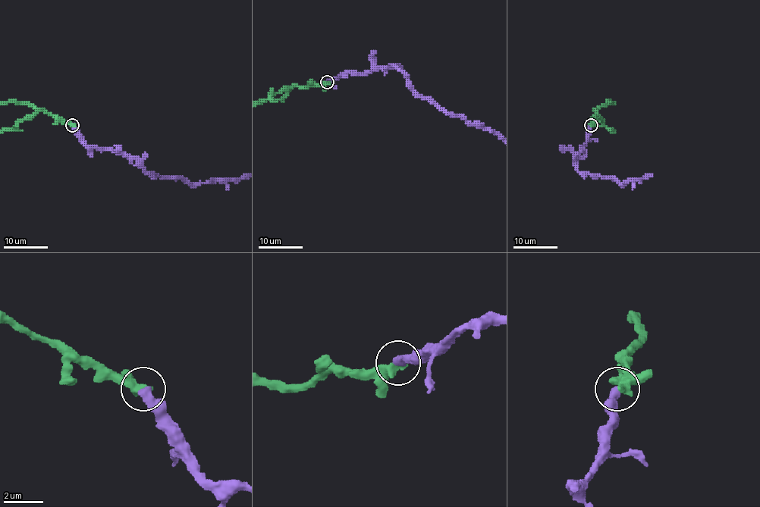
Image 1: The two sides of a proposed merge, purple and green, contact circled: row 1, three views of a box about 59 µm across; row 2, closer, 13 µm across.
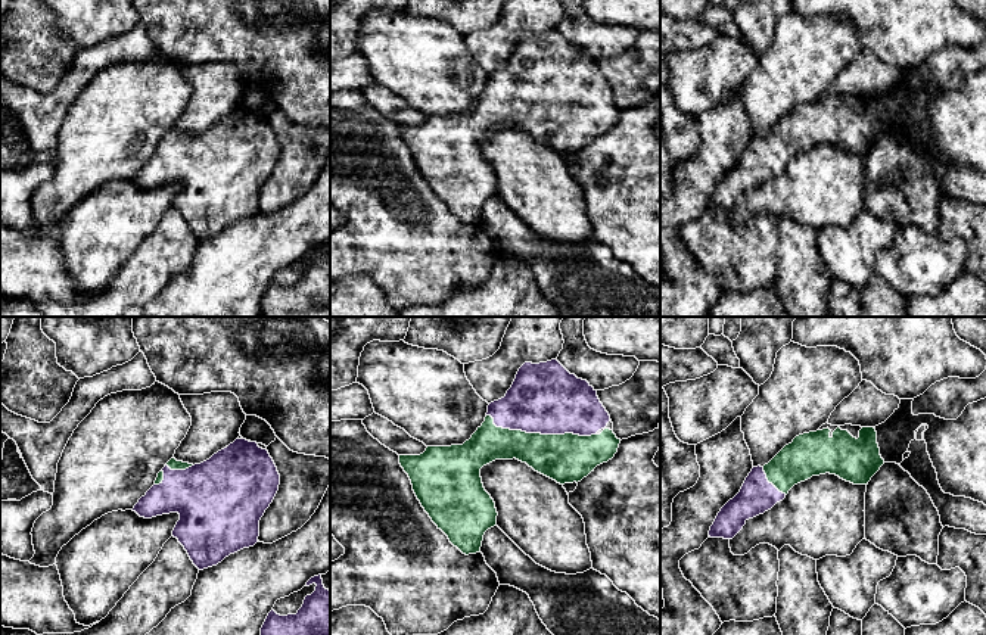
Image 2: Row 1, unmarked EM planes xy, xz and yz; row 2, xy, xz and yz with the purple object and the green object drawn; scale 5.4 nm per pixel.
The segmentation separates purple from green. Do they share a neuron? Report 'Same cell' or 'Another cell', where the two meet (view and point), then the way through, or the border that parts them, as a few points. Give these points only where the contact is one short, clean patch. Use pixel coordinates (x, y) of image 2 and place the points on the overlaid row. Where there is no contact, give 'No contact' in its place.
Same cell. Touches purple at xz (540, 432)

